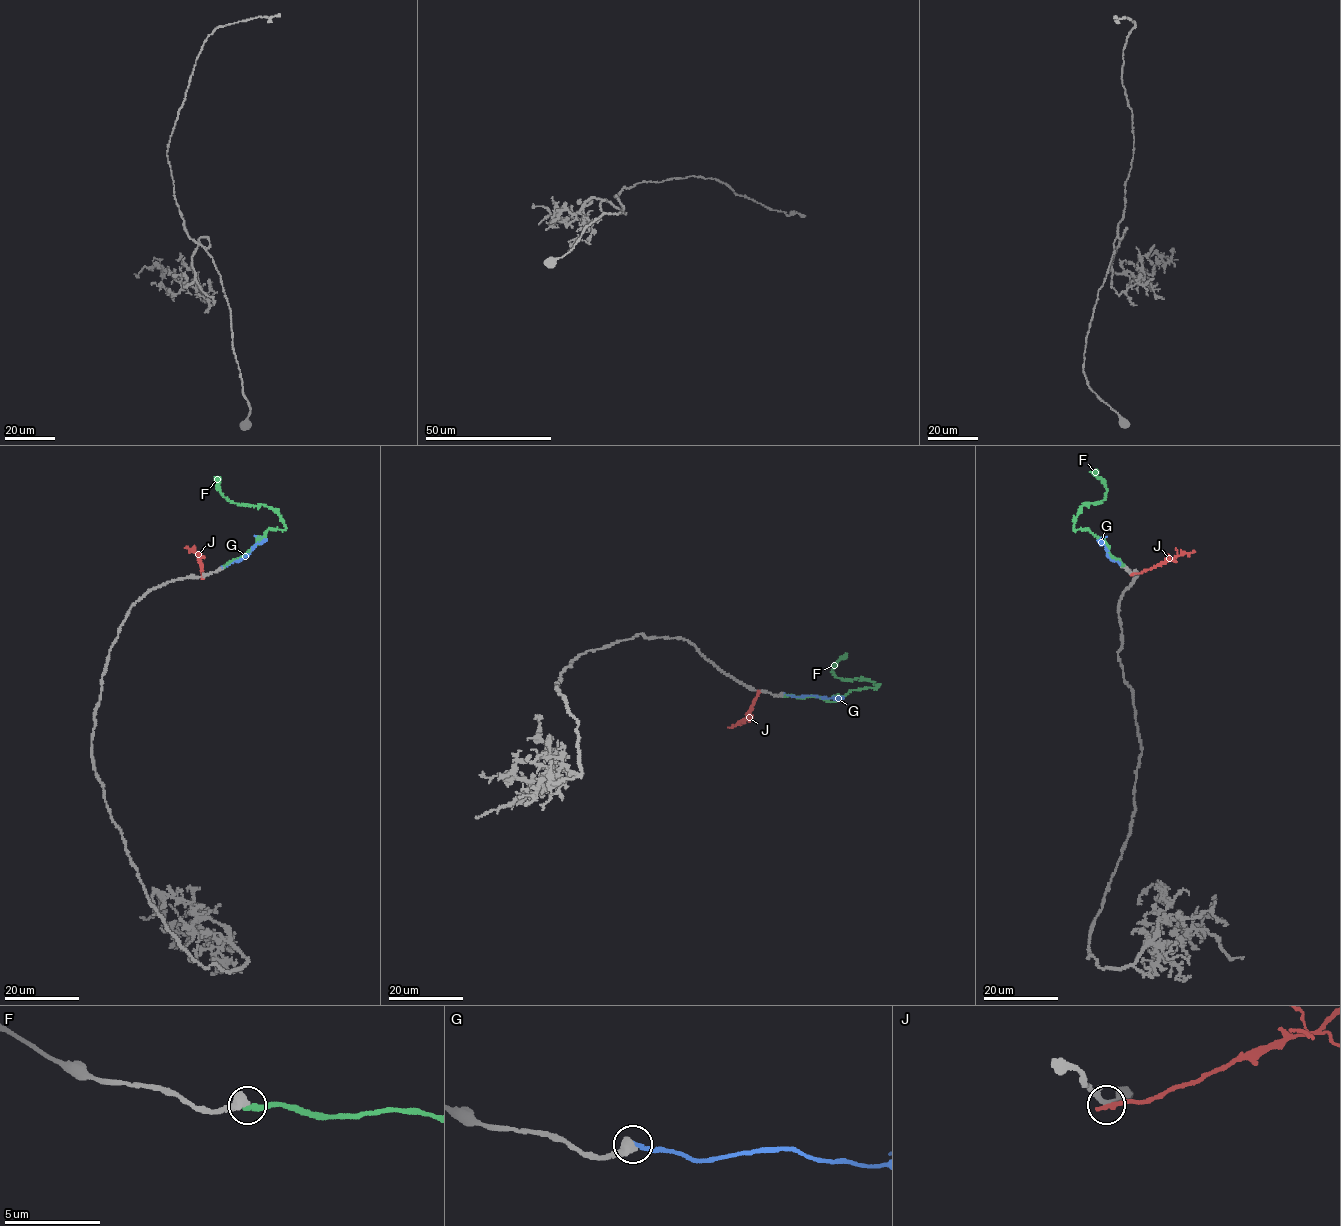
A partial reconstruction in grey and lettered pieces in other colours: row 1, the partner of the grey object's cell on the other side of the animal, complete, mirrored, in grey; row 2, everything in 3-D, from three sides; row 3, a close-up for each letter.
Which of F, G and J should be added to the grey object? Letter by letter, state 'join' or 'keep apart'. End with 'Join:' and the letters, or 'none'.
F: join
G: keep apart
J: keep apart
Join: F

